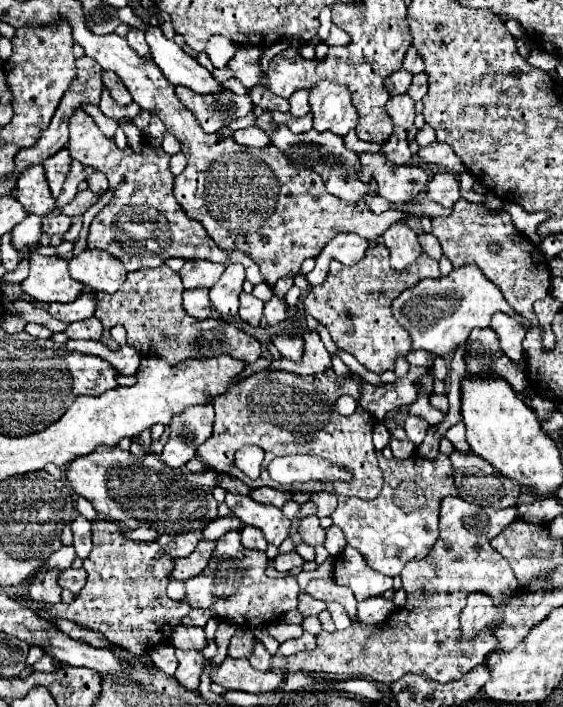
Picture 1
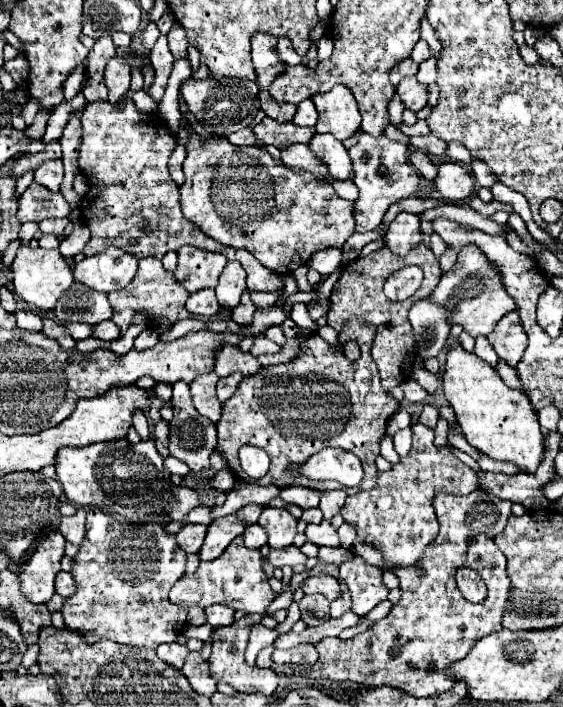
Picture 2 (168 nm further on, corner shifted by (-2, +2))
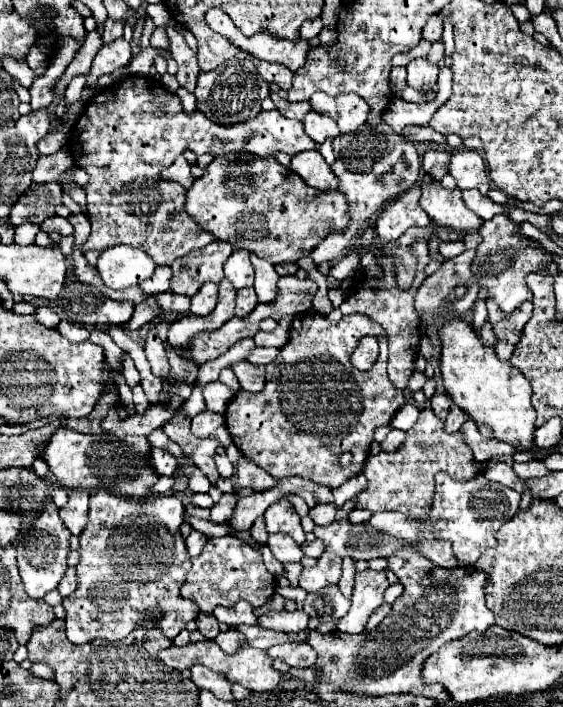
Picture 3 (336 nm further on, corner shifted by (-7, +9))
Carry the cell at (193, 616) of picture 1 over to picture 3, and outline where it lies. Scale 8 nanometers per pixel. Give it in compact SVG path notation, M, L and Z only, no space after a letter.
M237 602L233 608L219 606L213 616L217 622L225 622L227 626L239 626L239 624L257 624L257 616L253 612L253 606L249 602Z

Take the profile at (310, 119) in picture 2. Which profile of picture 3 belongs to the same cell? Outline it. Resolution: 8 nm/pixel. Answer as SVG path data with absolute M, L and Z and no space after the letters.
M313 110L305 116L303 124L305 124L305 132L317 144L323 144L327 138L333 140L333 138L337 138L341 134L339 128L337 128L337 124L335 124L335 120L327 118L327 116L321 116L321 114L313 112Z

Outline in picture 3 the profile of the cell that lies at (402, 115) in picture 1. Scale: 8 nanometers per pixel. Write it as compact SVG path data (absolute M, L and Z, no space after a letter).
M417 58L407 66L407 84L411 88L421 88L423 84L435 84L439 74L437 64L429 64L425 58Z

